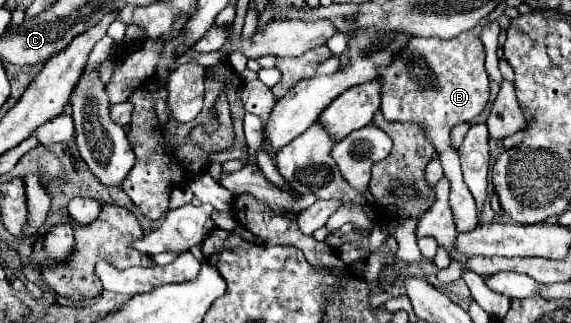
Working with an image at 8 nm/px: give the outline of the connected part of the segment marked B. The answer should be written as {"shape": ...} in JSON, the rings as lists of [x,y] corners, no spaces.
{"shape":[[[465,31],[447,41],[437,37],[411,37],[409,45],[405,45],[405,49],[397,53],[393,65],[381,69],[381,77],[377,77],[377,83],[381,85],[381,111],[385,119],[423,125],[436,151],[439,151],[445,177],[451,183],[449,207],[453,211],[457,233],[467,233],[467,229],[471,227],[475,229],[475,201],[469,189],[463,185],[459,155],[449,147],[449,133],[457,123],[477,117],[487,105],[489,77],[485,73],[485,49],[481,39],[475,37],[471,31]]]}

